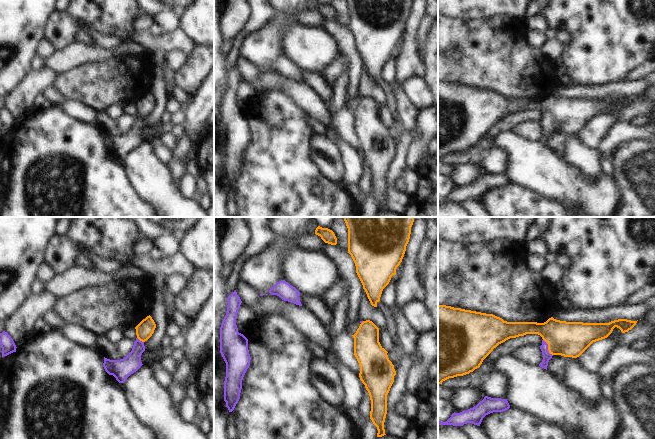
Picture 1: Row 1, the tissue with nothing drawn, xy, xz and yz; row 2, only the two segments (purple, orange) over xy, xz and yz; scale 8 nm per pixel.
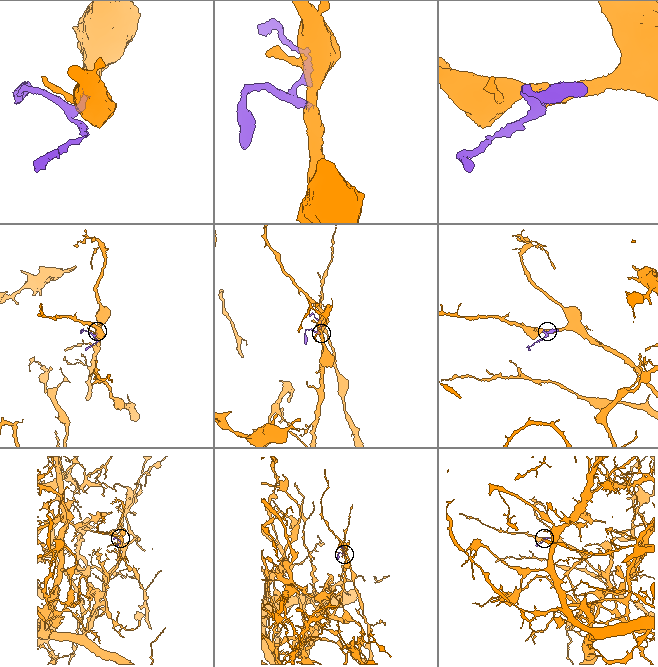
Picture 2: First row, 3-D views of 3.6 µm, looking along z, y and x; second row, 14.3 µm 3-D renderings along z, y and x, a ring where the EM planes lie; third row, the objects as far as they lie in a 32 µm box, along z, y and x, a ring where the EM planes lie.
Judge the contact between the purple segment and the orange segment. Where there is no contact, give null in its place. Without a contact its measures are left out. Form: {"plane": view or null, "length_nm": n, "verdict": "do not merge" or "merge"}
{"plane": "yz", "length_nm": 150, "verdict": "merge"}

